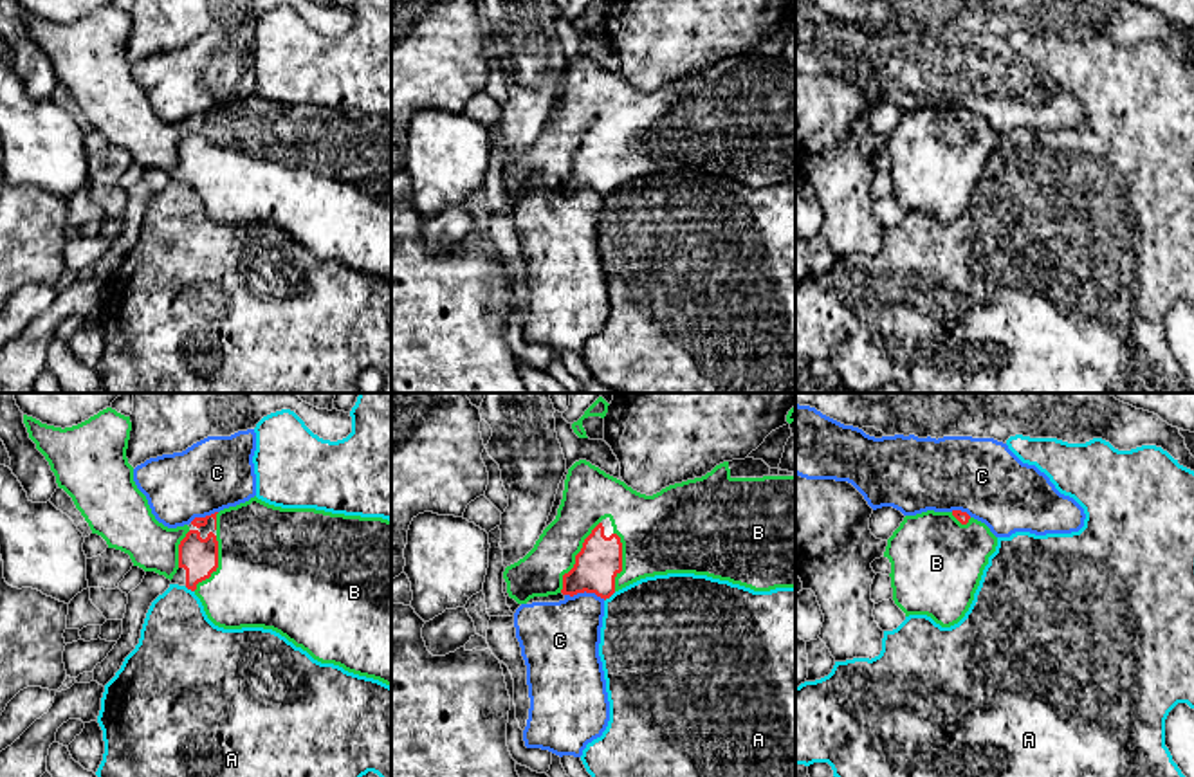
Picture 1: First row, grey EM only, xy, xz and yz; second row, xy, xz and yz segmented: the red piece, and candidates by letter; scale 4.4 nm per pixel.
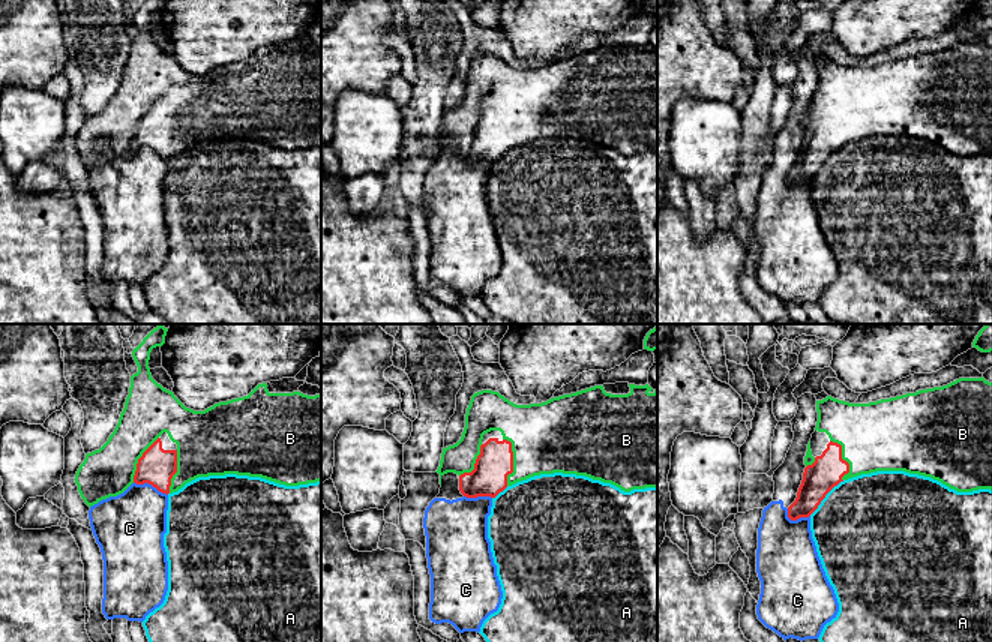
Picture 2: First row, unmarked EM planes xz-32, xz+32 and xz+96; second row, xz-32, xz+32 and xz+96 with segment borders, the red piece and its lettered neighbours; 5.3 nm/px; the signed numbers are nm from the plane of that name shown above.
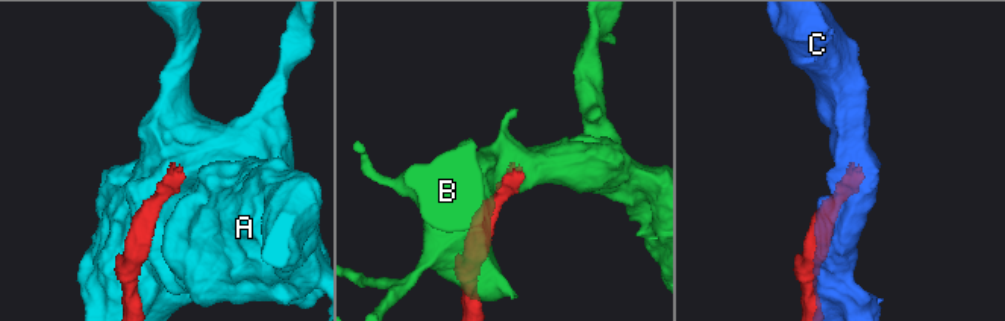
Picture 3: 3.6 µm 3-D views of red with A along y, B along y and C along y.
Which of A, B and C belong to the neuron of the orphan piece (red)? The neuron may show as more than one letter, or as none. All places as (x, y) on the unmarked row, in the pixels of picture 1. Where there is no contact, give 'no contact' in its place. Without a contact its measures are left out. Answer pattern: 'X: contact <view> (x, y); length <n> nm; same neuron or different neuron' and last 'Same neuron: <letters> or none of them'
A: contact xz (610, 191); length 70 nm; different neuron
B: contact xz (576, 154); length 360 nm; same neuron
C: contact xz (585, 186); length 190 nm; different neuron
Same neuron: B

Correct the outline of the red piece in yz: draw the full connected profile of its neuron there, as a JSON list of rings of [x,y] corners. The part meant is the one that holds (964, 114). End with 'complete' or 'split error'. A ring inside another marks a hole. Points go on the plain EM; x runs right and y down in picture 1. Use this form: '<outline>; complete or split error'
[[[927,106],[905,112],[887,135],[895,200],[909,211],[927,211],[941,224],[969,207],[997,133],[967,108]]]; split error

